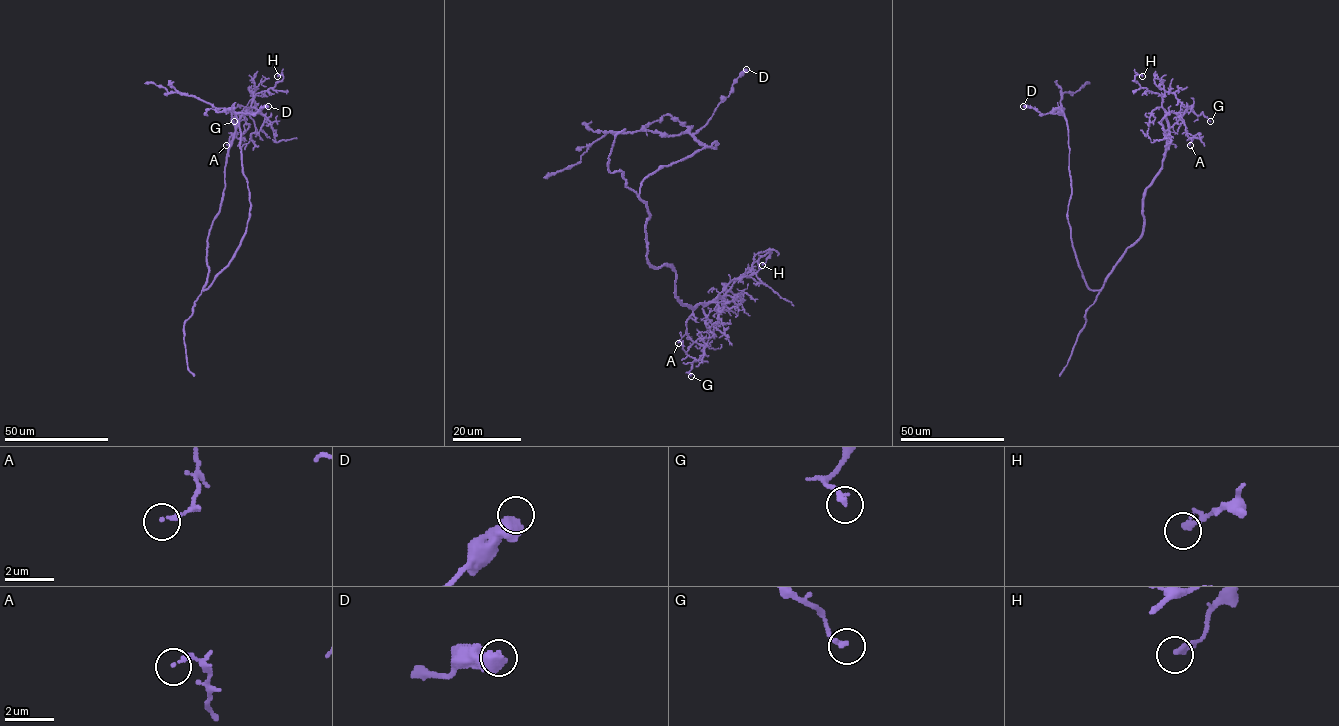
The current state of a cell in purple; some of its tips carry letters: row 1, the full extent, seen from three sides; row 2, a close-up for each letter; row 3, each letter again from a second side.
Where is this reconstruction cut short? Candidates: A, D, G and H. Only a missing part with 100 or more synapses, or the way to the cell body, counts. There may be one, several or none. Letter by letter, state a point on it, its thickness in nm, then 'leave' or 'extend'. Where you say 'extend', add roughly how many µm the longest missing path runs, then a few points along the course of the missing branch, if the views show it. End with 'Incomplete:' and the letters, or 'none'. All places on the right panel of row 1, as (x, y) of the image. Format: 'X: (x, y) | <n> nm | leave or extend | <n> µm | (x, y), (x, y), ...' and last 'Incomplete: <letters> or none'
A: (1190, 145) | 190 nm | leave
D: (1023, 106) | 600 nm | leave
G: (1210, 121) | 190 nm | leave
H: (1142, 76) | 220 nm | leave
Incomplete: none

